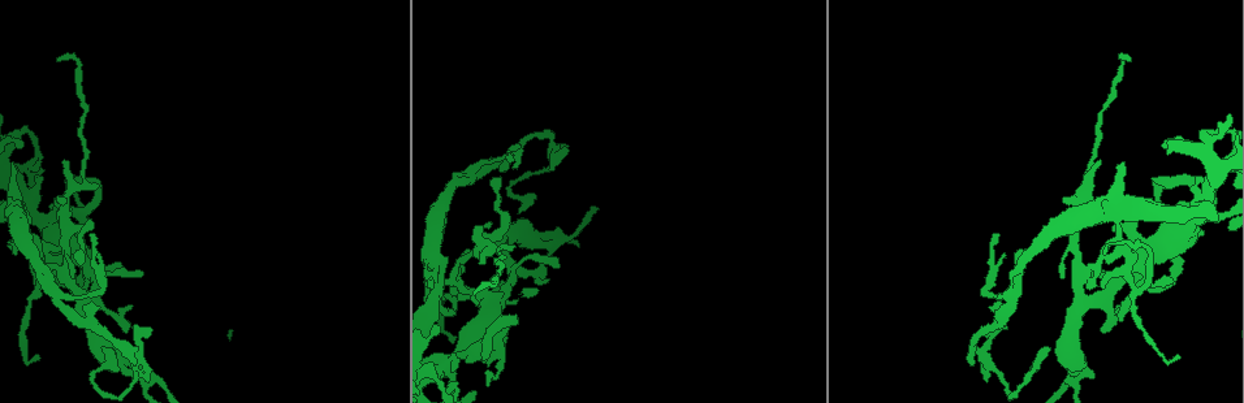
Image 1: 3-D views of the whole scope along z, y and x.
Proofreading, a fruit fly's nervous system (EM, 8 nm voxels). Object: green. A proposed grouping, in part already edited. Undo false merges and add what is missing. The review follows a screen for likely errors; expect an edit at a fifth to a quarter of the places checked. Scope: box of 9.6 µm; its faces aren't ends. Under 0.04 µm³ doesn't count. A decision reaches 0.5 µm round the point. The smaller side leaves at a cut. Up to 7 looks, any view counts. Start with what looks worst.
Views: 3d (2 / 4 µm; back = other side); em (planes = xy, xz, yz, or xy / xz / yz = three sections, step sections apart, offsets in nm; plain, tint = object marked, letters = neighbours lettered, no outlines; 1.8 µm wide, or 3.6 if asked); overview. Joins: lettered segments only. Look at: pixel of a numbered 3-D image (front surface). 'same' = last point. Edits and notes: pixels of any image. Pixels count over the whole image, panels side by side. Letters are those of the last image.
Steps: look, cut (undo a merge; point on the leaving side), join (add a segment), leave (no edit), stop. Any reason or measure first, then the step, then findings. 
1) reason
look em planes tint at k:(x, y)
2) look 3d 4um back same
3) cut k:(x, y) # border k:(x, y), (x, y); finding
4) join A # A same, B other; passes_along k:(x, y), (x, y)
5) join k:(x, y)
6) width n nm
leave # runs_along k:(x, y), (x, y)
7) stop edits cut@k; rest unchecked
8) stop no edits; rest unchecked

abrupt turn
look 3d 4um at 1:(135, 351)

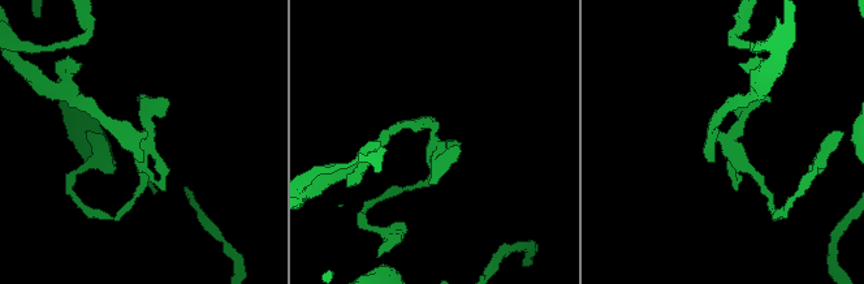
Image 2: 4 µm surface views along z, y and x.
shape alone is not enough
look em planes letters at 2:(141, 134)

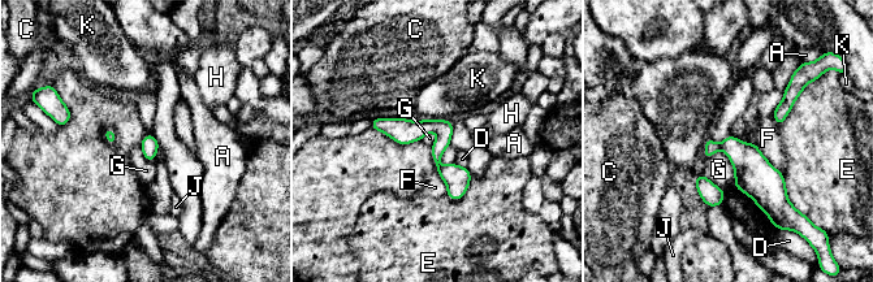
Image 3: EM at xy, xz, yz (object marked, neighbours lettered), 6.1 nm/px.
longest_contact F 280 nm
leave # A other, C other, D other, E other, F other, G other, H other, J other, K other; runs_along 3:(375, 125), (433, 128), (437, 164), (462, 190); continuous, no second cell

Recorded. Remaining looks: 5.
touches itself
look 3d 4um at 1:(1091, 283)

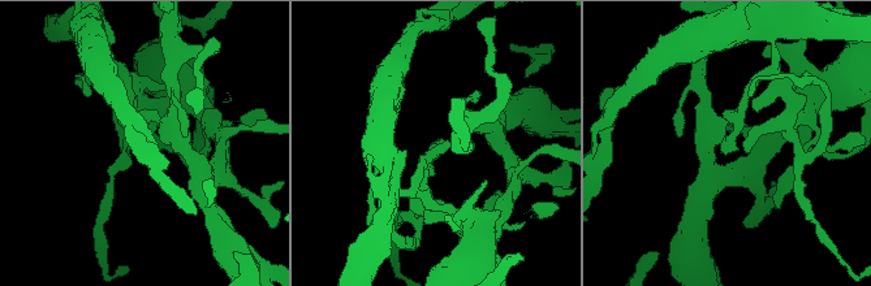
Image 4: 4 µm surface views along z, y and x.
shape alone is not enough
look em planes plain at 4:(731, 142)

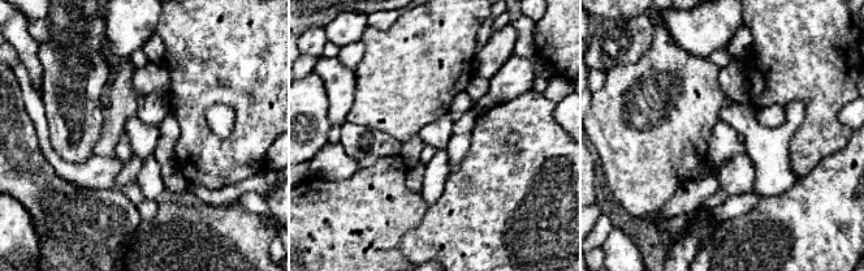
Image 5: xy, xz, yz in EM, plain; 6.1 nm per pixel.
see the neighbours
look em planes letters same

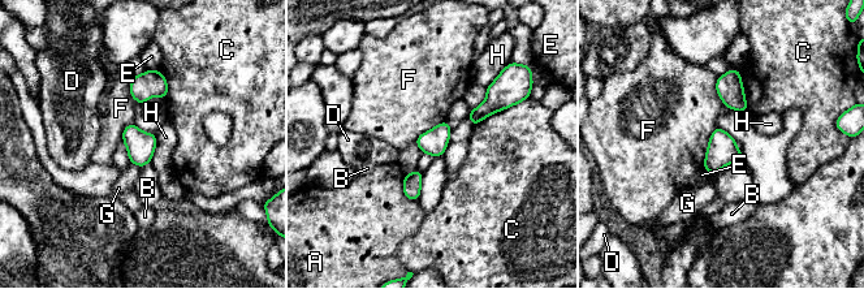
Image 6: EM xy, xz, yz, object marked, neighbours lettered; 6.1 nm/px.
width 160 nm; longest_contact C 300 nm
leave # A other, B other, C other, D other, E other, F other, G other, H other; all the same cell

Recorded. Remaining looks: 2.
stop no edits; rest unchecked

